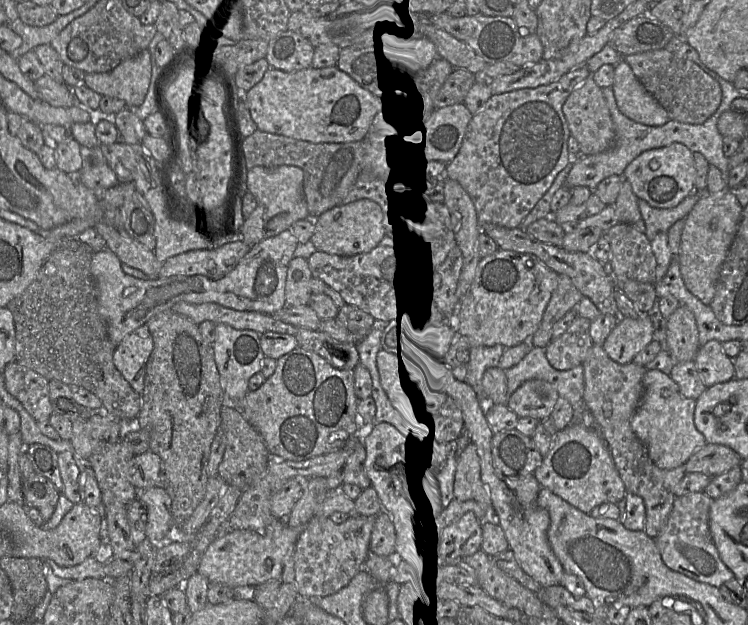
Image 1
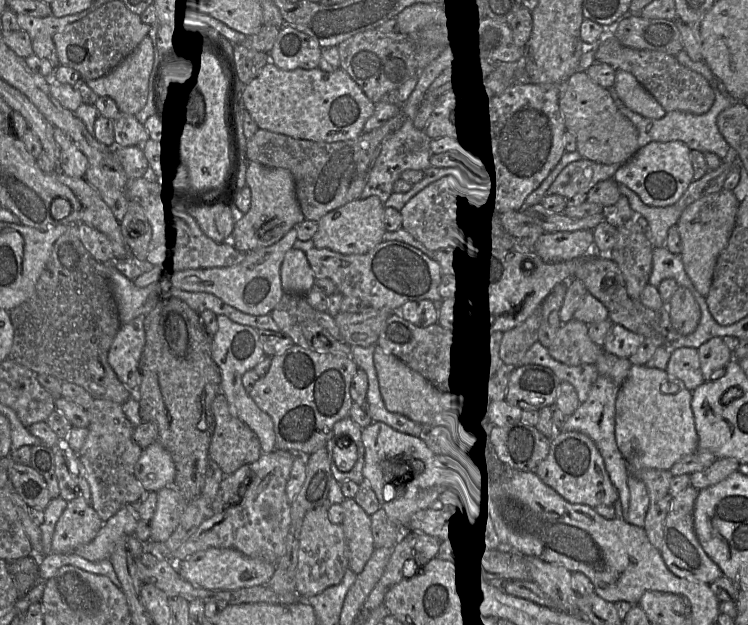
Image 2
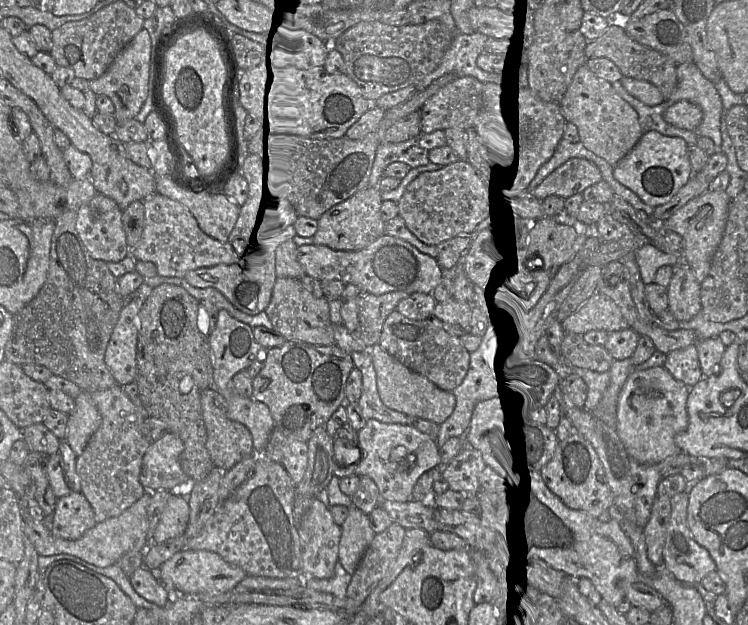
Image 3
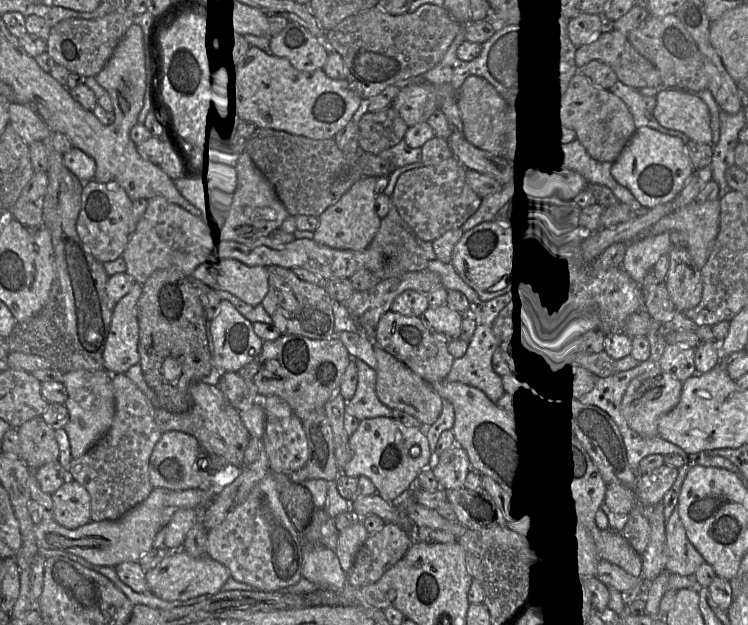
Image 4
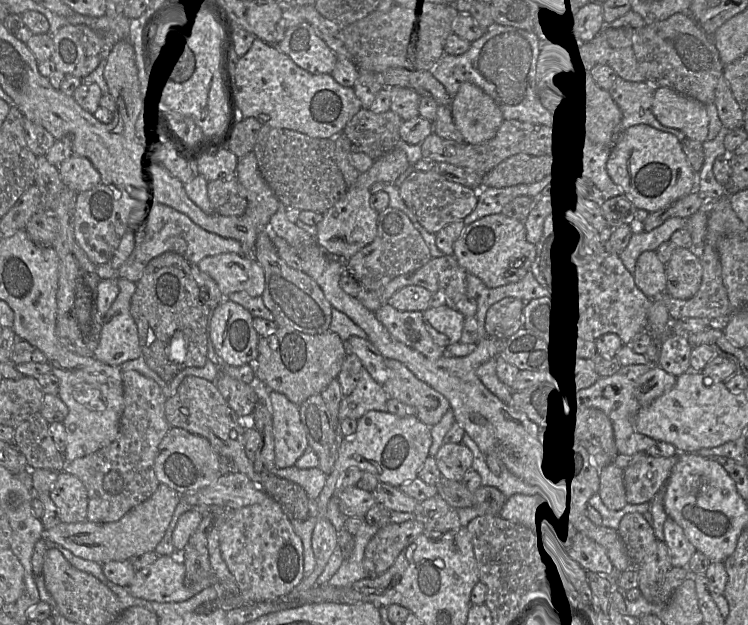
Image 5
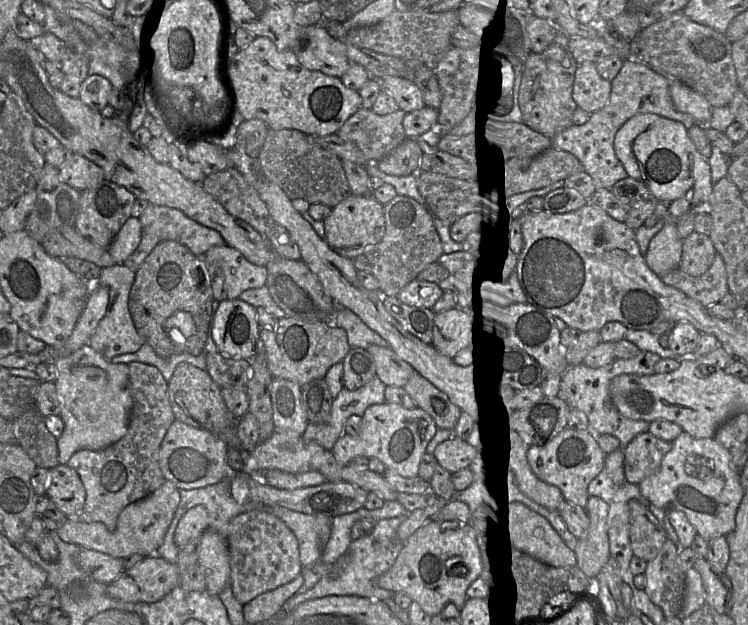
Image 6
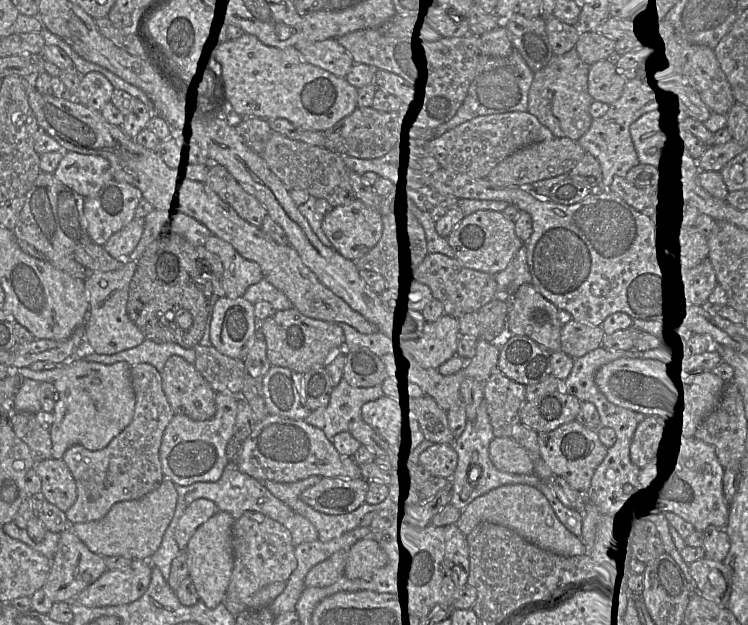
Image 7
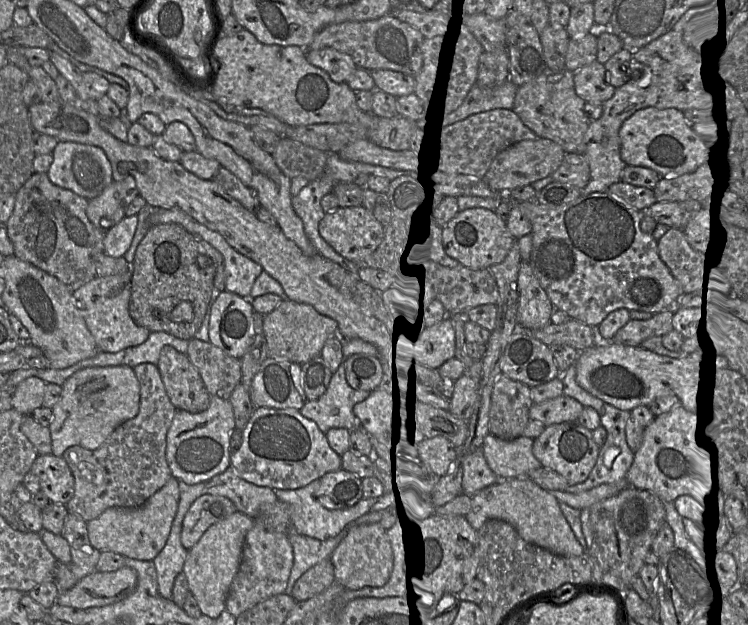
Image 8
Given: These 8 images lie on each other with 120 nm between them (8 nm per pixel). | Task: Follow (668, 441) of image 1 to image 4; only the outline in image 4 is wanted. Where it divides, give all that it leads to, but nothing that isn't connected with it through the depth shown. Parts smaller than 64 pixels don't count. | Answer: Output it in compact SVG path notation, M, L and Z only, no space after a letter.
M659 366L633 379L621 402L621 412L629 427L644 437L658 436L659 419L679 402L683 382L663 371Z

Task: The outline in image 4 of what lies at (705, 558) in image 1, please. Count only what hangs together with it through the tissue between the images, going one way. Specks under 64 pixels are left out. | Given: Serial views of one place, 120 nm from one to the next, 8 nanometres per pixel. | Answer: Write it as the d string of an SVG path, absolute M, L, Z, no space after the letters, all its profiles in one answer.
M677 507L666 522L665 534L666 571L681 576L693 576L705 560L688 539Z

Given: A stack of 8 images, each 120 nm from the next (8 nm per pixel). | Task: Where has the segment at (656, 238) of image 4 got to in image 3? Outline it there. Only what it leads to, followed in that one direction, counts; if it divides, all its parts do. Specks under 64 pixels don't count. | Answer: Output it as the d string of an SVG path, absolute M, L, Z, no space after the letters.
M644 244L635 250L635 259L646 286L654 283L655 274L660 267L674 267L681 260L681 254L666 253L651 244Z

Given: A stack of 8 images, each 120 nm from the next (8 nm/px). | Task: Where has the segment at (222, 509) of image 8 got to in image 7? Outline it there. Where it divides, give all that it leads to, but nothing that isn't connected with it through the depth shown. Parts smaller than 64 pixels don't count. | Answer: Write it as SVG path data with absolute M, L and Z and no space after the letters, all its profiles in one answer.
M200 498L193 501L176 527L175 538L179 548L186 550L196 530L218 512L217 505L209 499Z

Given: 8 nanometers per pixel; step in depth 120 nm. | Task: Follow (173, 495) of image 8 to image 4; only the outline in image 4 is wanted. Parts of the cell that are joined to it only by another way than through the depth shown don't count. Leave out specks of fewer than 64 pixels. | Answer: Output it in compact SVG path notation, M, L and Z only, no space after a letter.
M153 488L150 495L117 520L90 521L76 529L68 529L55 520L41 521L35 527L39 548L59 549L78 555L98 566L115 567L138 559L154 546L155 537L162 527L162 511L169 490Z

